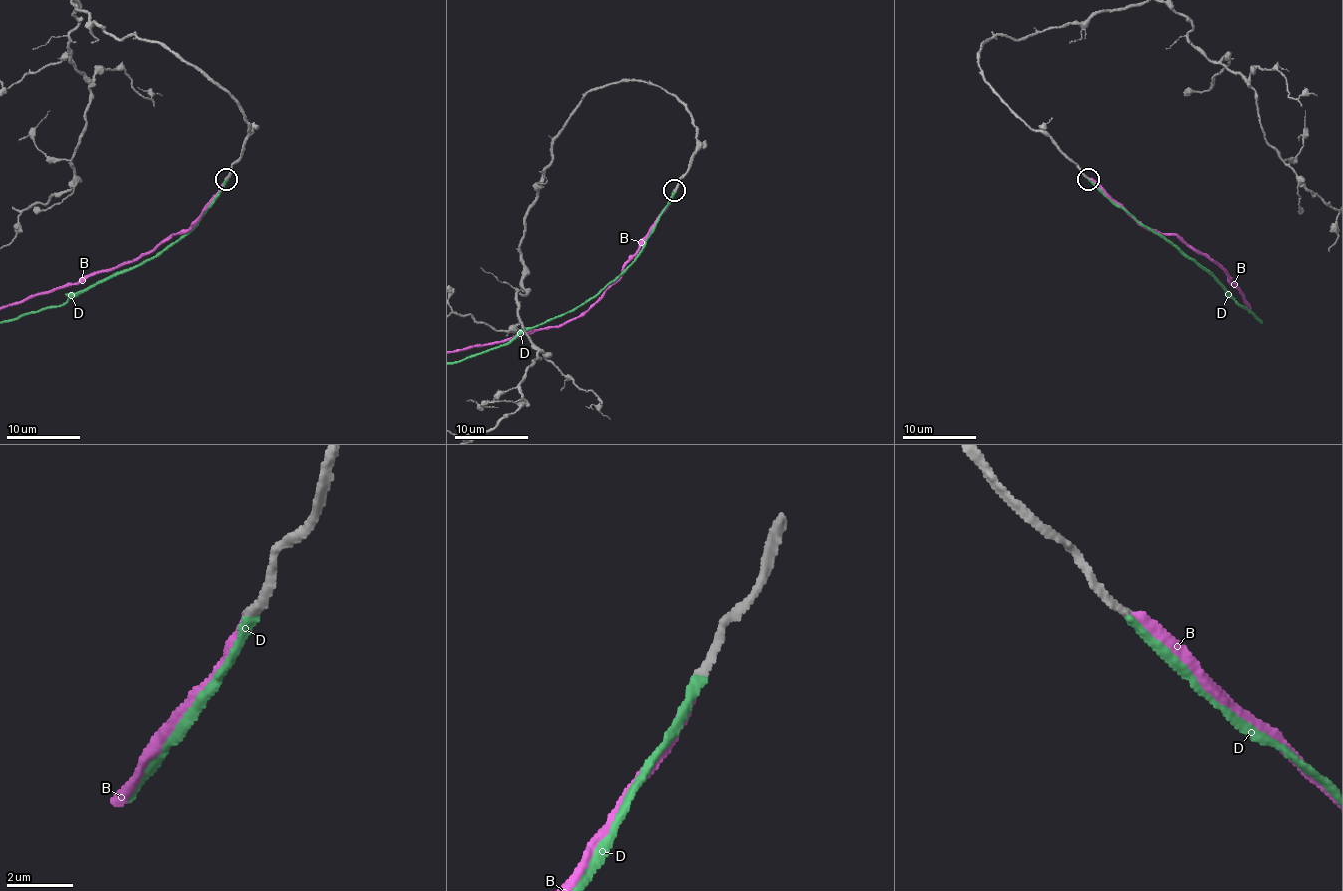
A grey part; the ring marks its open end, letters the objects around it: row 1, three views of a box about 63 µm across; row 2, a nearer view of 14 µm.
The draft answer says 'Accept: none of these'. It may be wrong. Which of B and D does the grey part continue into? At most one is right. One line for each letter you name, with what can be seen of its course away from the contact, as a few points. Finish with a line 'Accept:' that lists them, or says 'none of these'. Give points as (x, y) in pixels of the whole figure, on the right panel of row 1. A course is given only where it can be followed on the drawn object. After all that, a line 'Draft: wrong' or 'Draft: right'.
Accept: D
Draft: wrong

